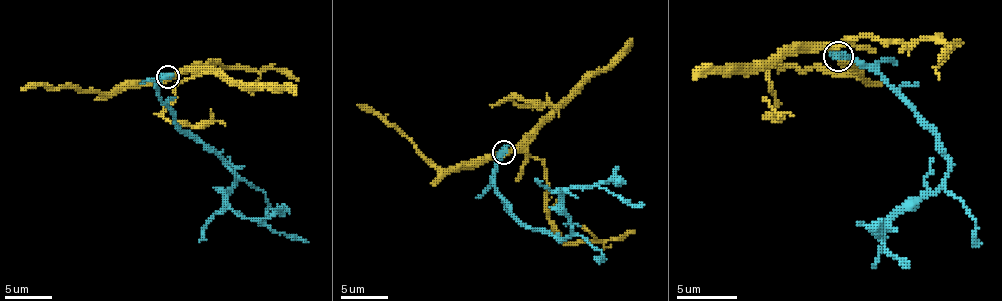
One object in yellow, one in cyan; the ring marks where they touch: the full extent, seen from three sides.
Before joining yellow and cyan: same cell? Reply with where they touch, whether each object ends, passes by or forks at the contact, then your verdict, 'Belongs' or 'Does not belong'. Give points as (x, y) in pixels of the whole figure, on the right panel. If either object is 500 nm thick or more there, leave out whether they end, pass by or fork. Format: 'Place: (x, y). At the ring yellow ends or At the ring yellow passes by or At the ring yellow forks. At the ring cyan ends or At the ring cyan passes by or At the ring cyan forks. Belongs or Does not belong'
Place: (838, 56). Does not belong

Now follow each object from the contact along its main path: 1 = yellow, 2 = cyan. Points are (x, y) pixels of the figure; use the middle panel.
1: (504, 152), (551, 110), (502, 100), (540, 100), (551, 105), (559, 117)
2: (504, 152), (495, 190), (525, 226), (566, 238), (570, 219), (563, 195), (570, 188), (597, 185), (644, 204)

